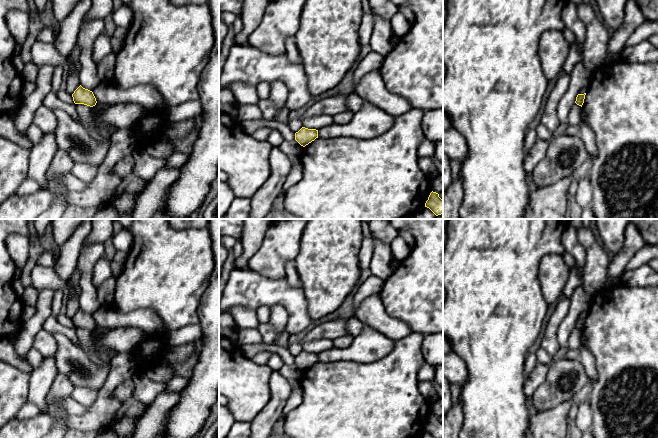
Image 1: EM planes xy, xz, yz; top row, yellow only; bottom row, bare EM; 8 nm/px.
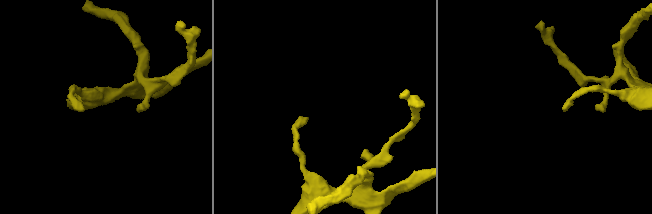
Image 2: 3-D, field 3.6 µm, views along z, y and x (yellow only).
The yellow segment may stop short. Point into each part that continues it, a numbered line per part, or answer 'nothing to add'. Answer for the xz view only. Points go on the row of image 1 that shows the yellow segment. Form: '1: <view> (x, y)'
nothing to add

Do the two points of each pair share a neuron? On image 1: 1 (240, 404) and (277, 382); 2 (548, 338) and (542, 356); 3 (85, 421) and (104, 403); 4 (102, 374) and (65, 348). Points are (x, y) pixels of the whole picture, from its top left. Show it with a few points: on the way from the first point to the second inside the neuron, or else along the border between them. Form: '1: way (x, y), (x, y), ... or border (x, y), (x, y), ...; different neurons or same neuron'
1: border (274, 370), (270, 378), (270, 398), (261, 409); different neurons
2: border (541, 346), (551, 356); different neurons
3: way (90, 417), (99, 408); same neuron
4: way (93, 372), (74, 357); same neuron

